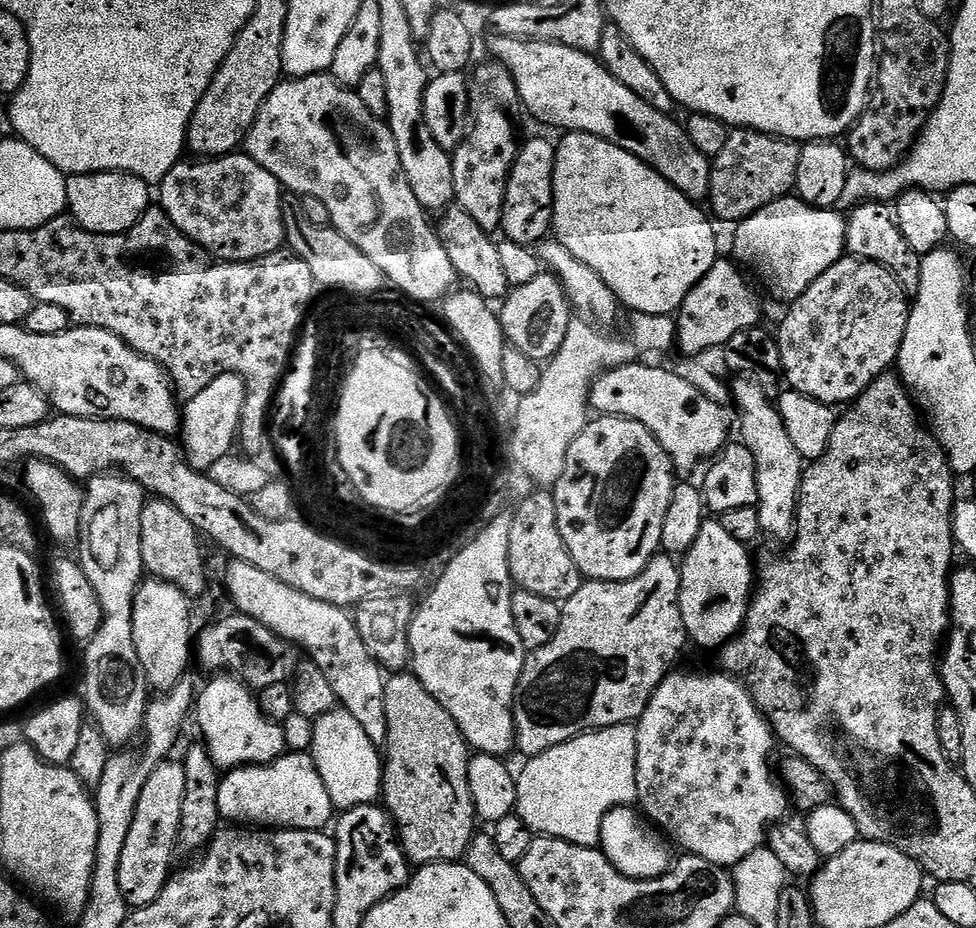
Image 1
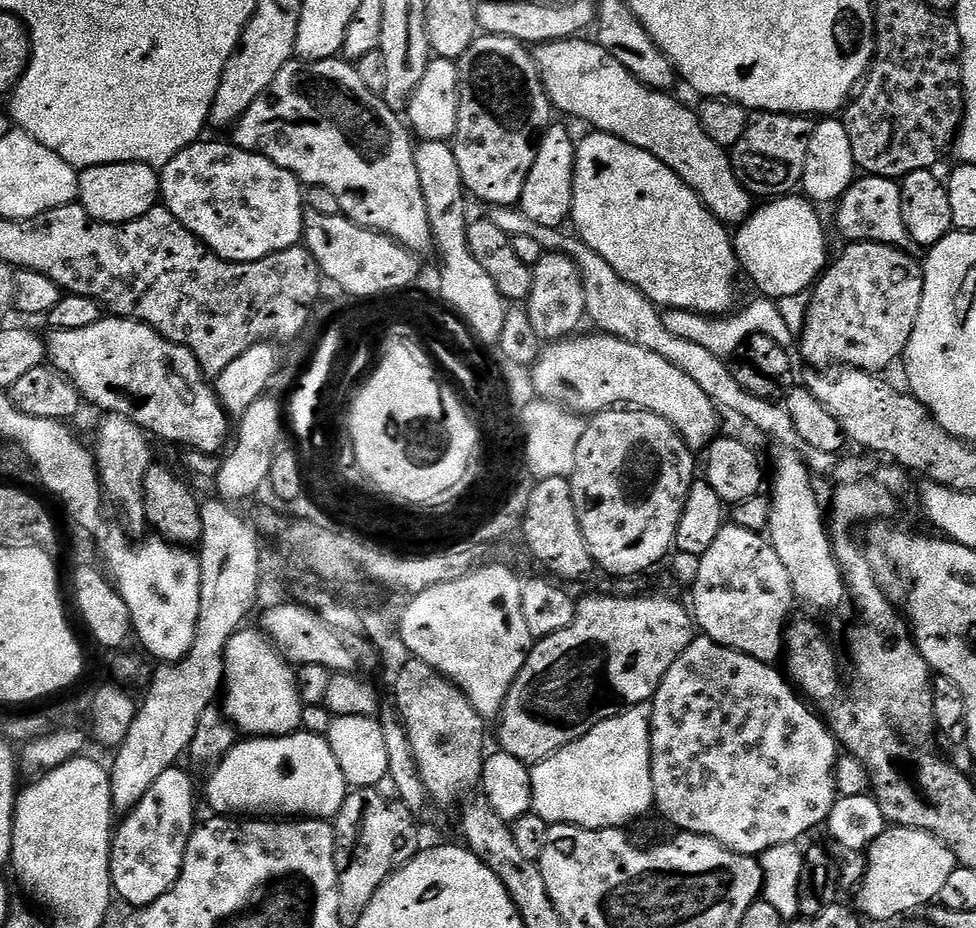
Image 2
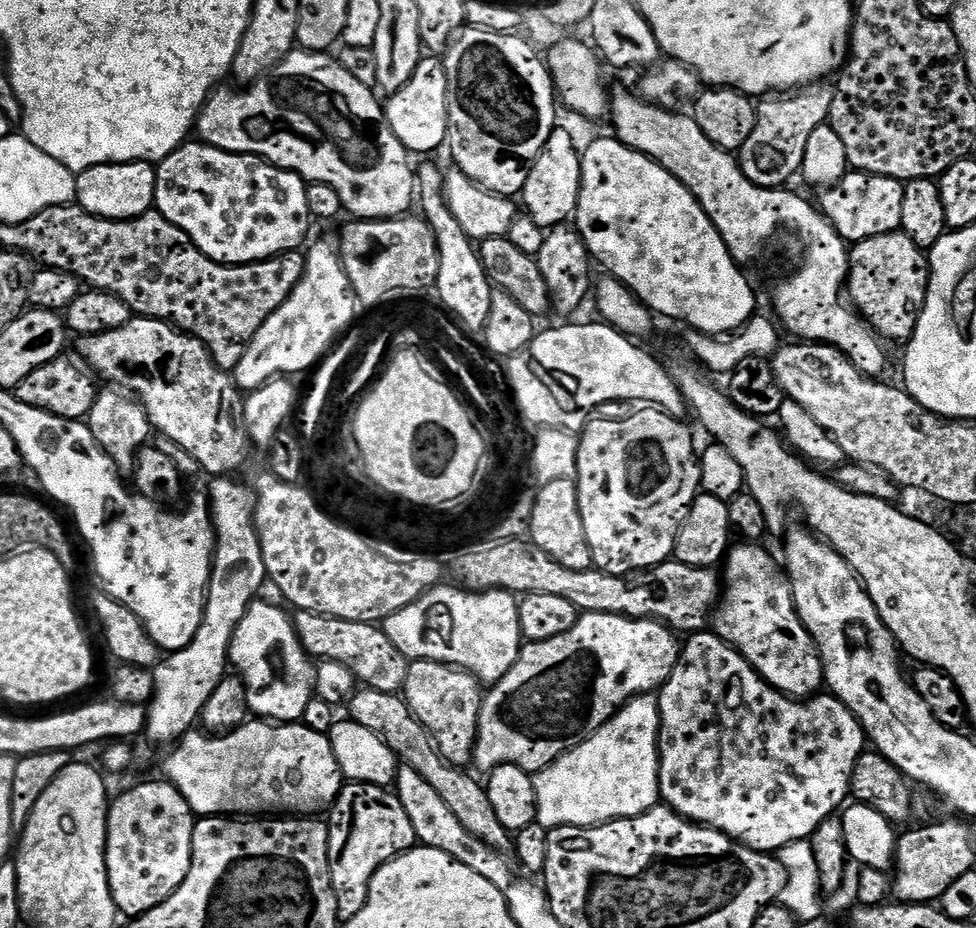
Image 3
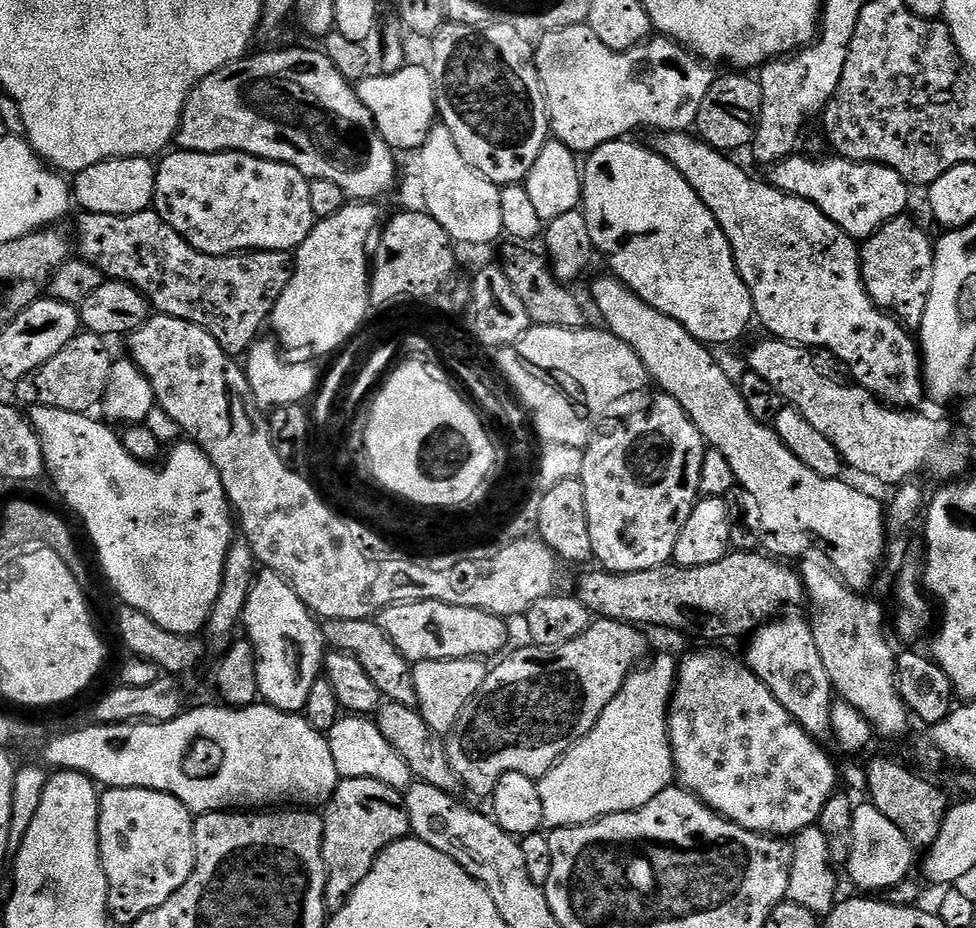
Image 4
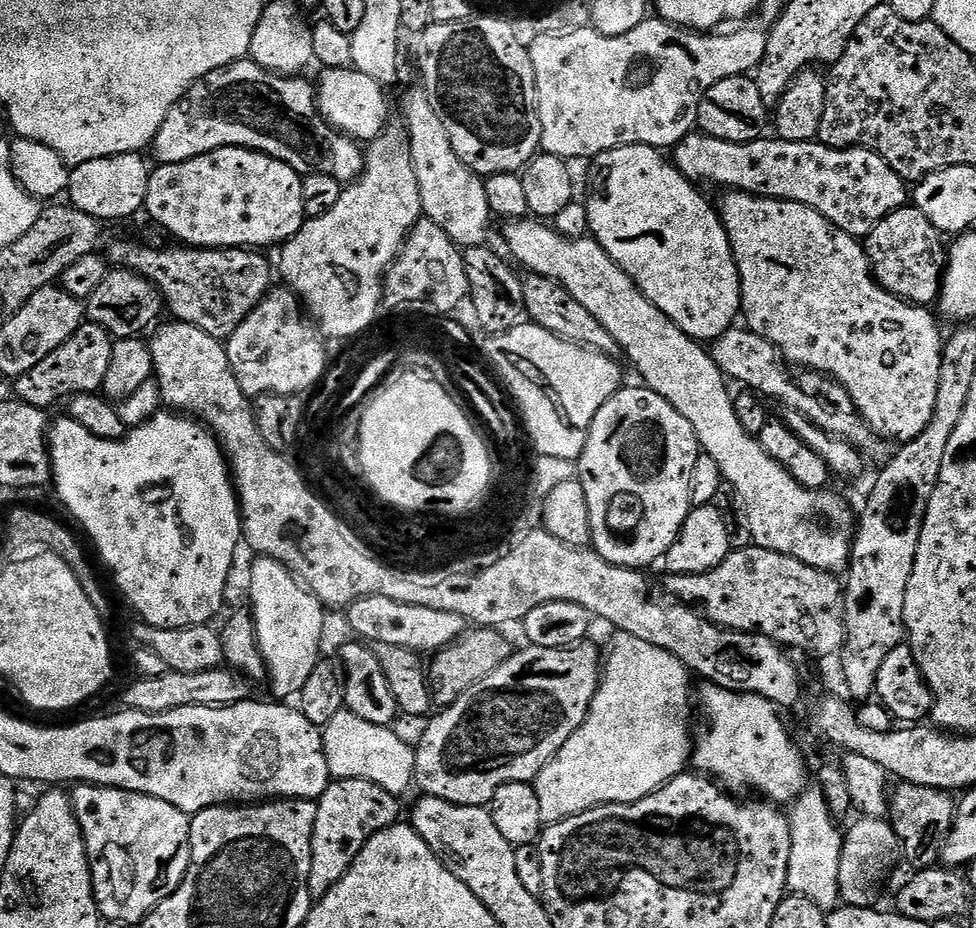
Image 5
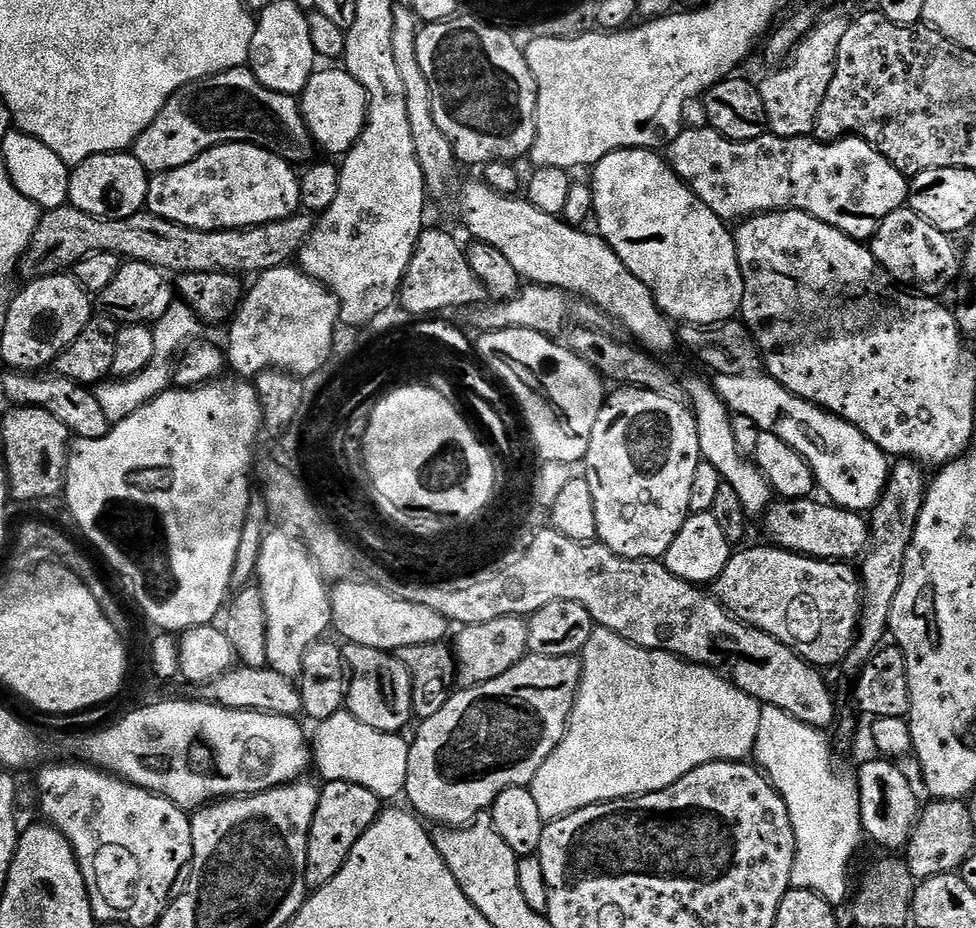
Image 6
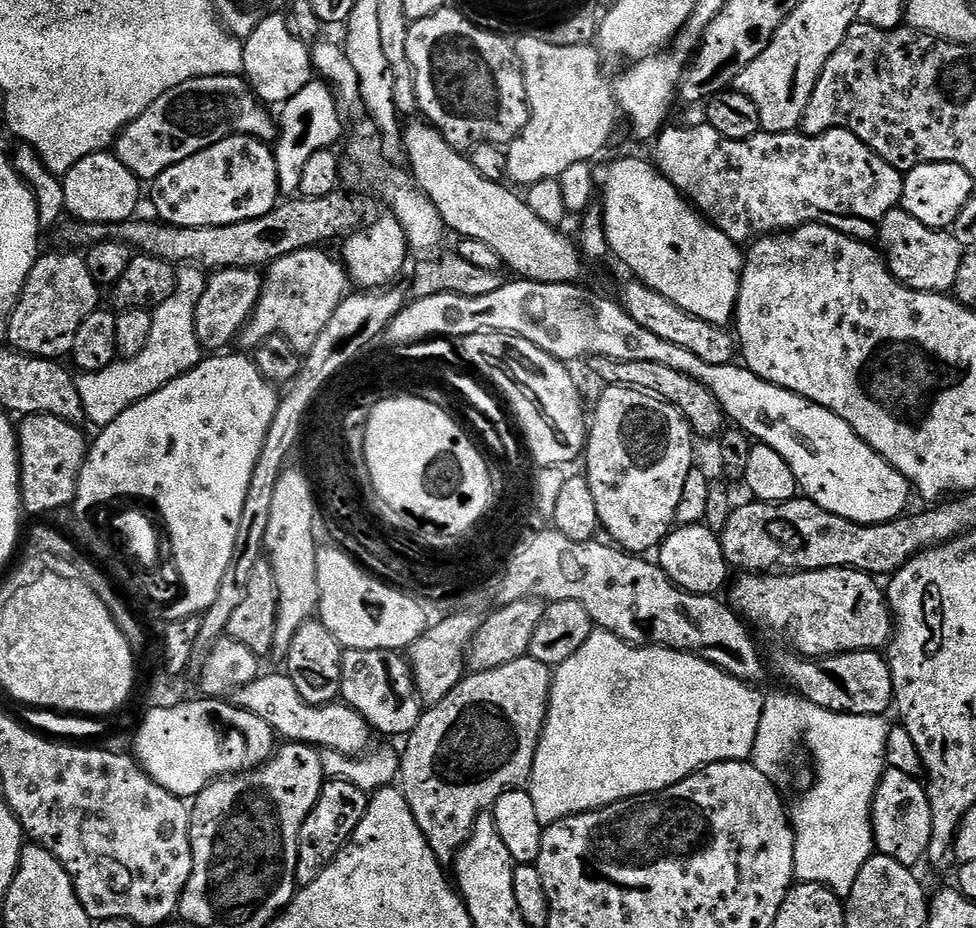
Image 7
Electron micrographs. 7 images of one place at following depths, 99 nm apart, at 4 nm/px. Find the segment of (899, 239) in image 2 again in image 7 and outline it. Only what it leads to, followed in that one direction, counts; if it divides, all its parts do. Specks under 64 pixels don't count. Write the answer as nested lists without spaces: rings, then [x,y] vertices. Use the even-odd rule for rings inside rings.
[[[700,122],[697,128],[672,127],[665,127],[654,141],[654,147],[656,147],[654,163],[656,167],[684,195],[685,200],[694,205],[696,211],[704,217],[707,223],[712,224],[718,230],[722,230],[726,234],[726,238],[736,241],[737,245],[740,246],[747,245],[761,236],[770,236],[781,230],[800,228],[803,224],[825,224],[842,234],[852,236],[855,240],[872,242],[877,239],[880,223],[886,218],[886,214],[897,211],[902,198],[902,190],[904,189],[902,173],[894,166],[890,166],[890,162],[882,159],[872,148],[866,147],[853,132],[848,132],[844,128],[834,128],[830,132],[823,132],[820,136],[806,136],[799,131],[766,132],[761,130],[745,140],[731,140],[722,134],[718,134],[718,130],[714,130],[706,122]]]

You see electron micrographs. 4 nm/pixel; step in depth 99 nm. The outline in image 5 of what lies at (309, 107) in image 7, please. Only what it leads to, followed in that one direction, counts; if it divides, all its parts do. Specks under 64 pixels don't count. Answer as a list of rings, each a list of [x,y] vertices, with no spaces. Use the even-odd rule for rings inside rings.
[[[325,68],[319,73],[316,104],[320,114],[332,127],[345,132],[357,142],[371,142],[390,122],[385,85],[374,82],[357,68]]]

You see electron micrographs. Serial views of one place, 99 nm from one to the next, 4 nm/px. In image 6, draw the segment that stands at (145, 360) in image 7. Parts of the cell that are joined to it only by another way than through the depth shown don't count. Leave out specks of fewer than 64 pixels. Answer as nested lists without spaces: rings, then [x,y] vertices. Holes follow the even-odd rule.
[[[174,302],[162,318],[158,318],[152,328],[154,334],[154,356],[150,358],[144,370],[138,374],[123,378],[112,378],[107,382],[95,385],[94,391],[98,398],[98,406],[102,406],[102,414],[106,414],[109,425],[122,422],[134,414],[134,410],[142,410],[154,398],[169,391],[174,384],[174,361],[183,353],[189,344],[197,339],[202,329],[202,321],[194,314],[194,310],[183,302]]]

